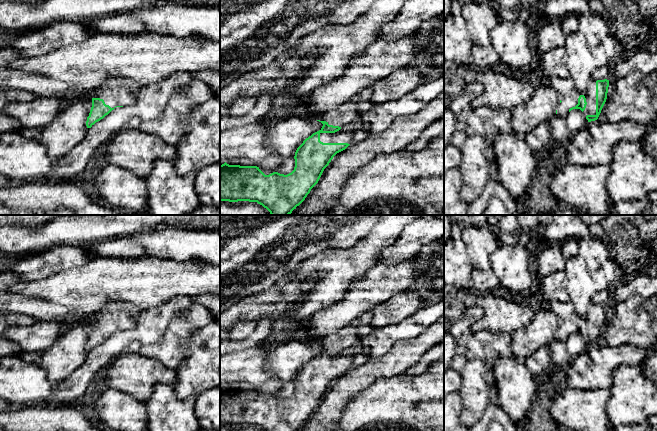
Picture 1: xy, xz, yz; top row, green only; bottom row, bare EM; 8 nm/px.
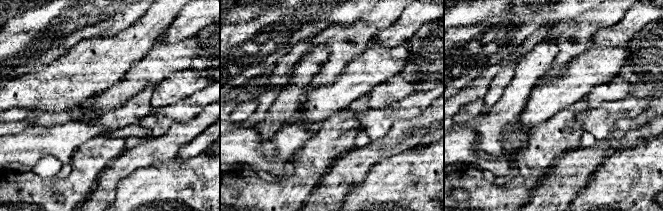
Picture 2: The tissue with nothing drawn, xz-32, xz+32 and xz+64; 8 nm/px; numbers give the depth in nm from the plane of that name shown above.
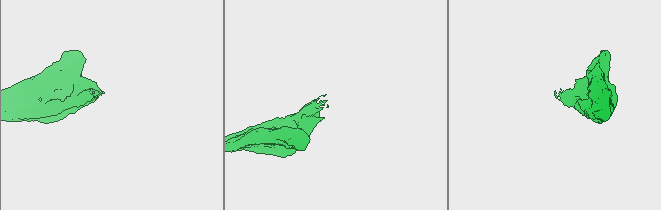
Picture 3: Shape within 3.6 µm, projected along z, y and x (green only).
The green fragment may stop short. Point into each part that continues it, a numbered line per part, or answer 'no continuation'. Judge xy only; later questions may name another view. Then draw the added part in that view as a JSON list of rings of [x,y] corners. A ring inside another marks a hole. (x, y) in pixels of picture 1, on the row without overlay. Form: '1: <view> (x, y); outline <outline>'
1: xy (115, 316); outline [[[109,303],[91,321],[103,323],[111,332],[135,326],[141,311],[132,303]]]

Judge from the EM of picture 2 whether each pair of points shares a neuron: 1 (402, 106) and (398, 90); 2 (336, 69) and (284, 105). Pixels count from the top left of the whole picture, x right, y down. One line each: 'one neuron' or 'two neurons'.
1: two neurons
2: two neurons

